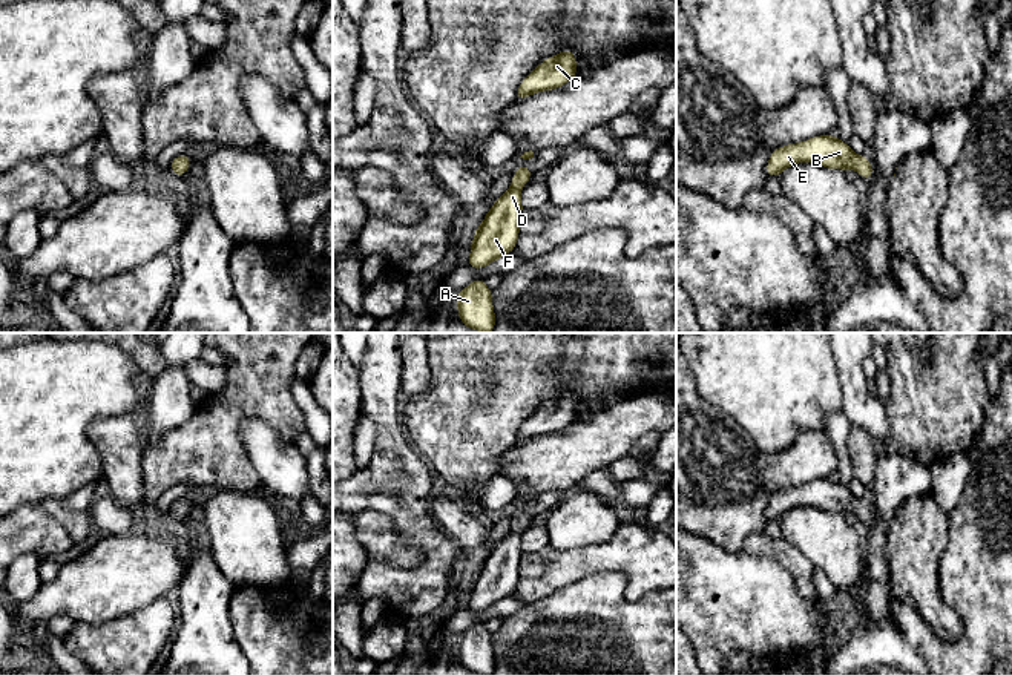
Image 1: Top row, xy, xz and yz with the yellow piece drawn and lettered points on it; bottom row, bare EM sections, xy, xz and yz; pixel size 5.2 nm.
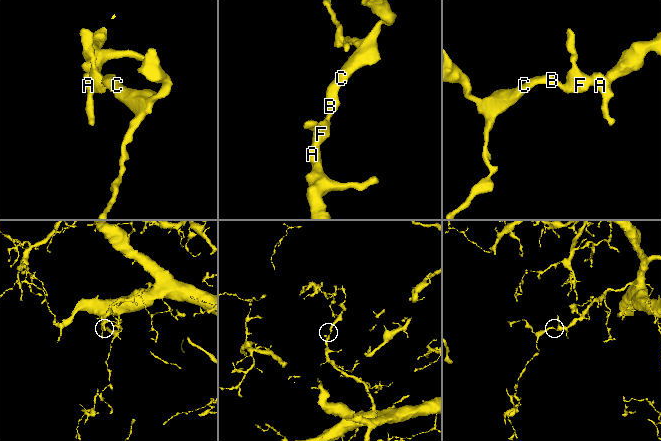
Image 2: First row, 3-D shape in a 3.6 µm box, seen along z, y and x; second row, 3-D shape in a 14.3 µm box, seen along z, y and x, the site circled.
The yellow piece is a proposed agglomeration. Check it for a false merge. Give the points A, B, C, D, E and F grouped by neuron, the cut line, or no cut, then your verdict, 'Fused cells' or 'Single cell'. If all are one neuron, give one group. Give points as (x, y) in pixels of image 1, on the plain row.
Groups: A B C D E F. No split. Single cell

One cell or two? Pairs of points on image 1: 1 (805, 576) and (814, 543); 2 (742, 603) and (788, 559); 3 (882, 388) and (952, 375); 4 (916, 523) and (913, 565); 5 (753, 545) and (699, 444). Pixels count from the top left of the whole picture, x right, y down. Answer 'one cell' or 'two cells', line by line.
1: two cells
2: two cells
3: two cells
4: one cell
5: two cells

